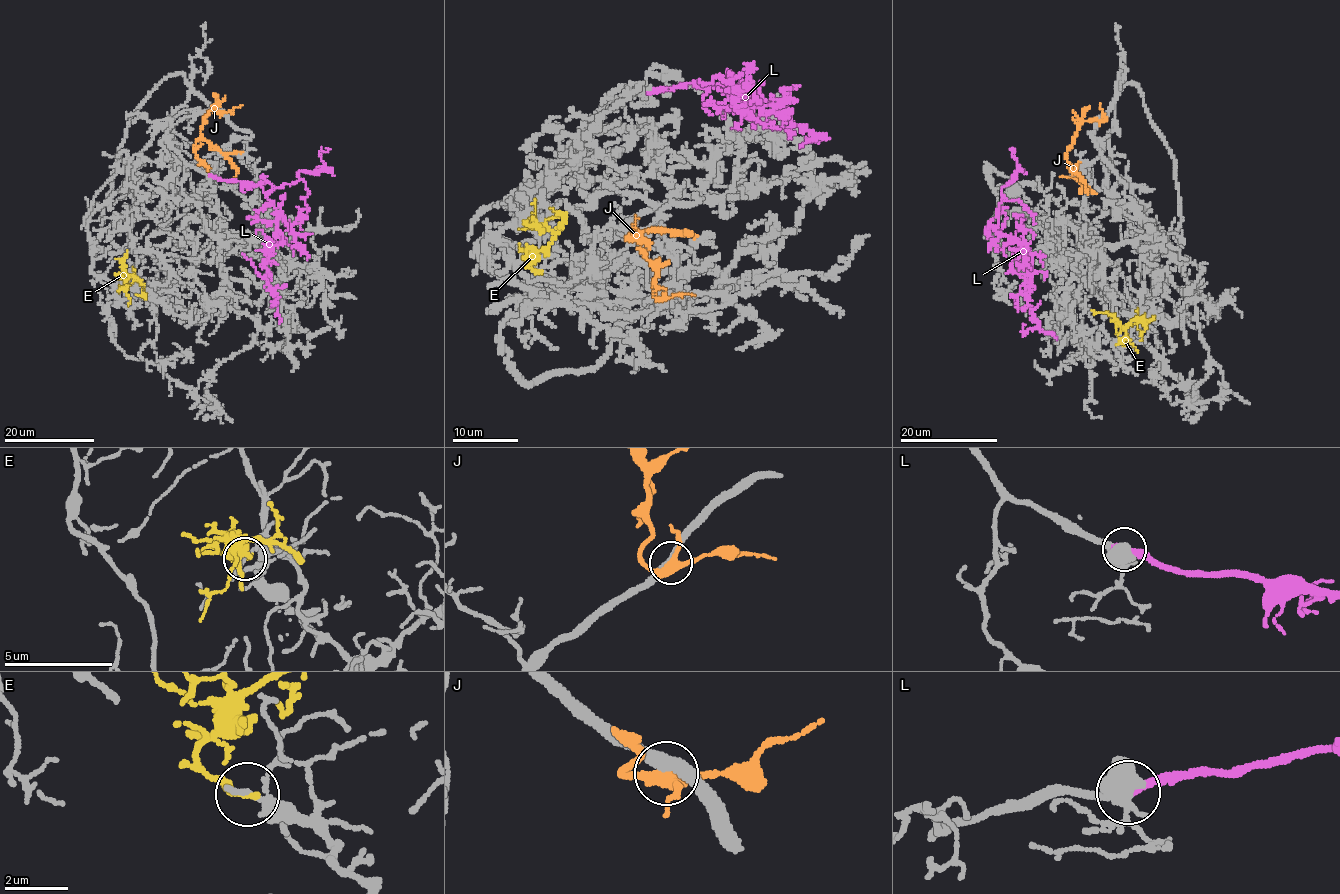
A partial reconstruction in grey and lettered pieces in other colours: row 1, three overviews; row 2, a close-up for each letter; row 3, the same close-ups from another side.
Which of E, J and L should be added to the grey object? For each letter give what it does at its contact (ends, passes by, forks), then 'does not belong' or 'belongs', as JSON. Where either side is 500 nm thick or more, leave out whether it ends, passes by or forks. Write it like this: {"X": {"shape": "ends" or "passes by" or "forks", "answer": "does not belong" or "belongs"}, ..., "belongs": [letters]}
{"E": {"shape": "ends", "answer": "does not belong"}, "J": {"shape": "forks", "answer": "does not belong"}, "L": {"answer": "belongs"}, "belongs": ["L"]}

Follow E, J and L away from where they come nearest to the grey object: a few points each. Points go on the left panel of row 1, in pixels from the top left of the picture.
E: (127, 279), (120, 276), (134, 276), (138, 281), (130, 278), (122, 262), (126, 251)
J: (220, 112), (211, 107), (202, 122), (200, 134), (236, 170), (233, 181)
L: (210, 176), (259, 185), (279, 214), (274, 245), (267, 252), (265, 266), (280, 323)

